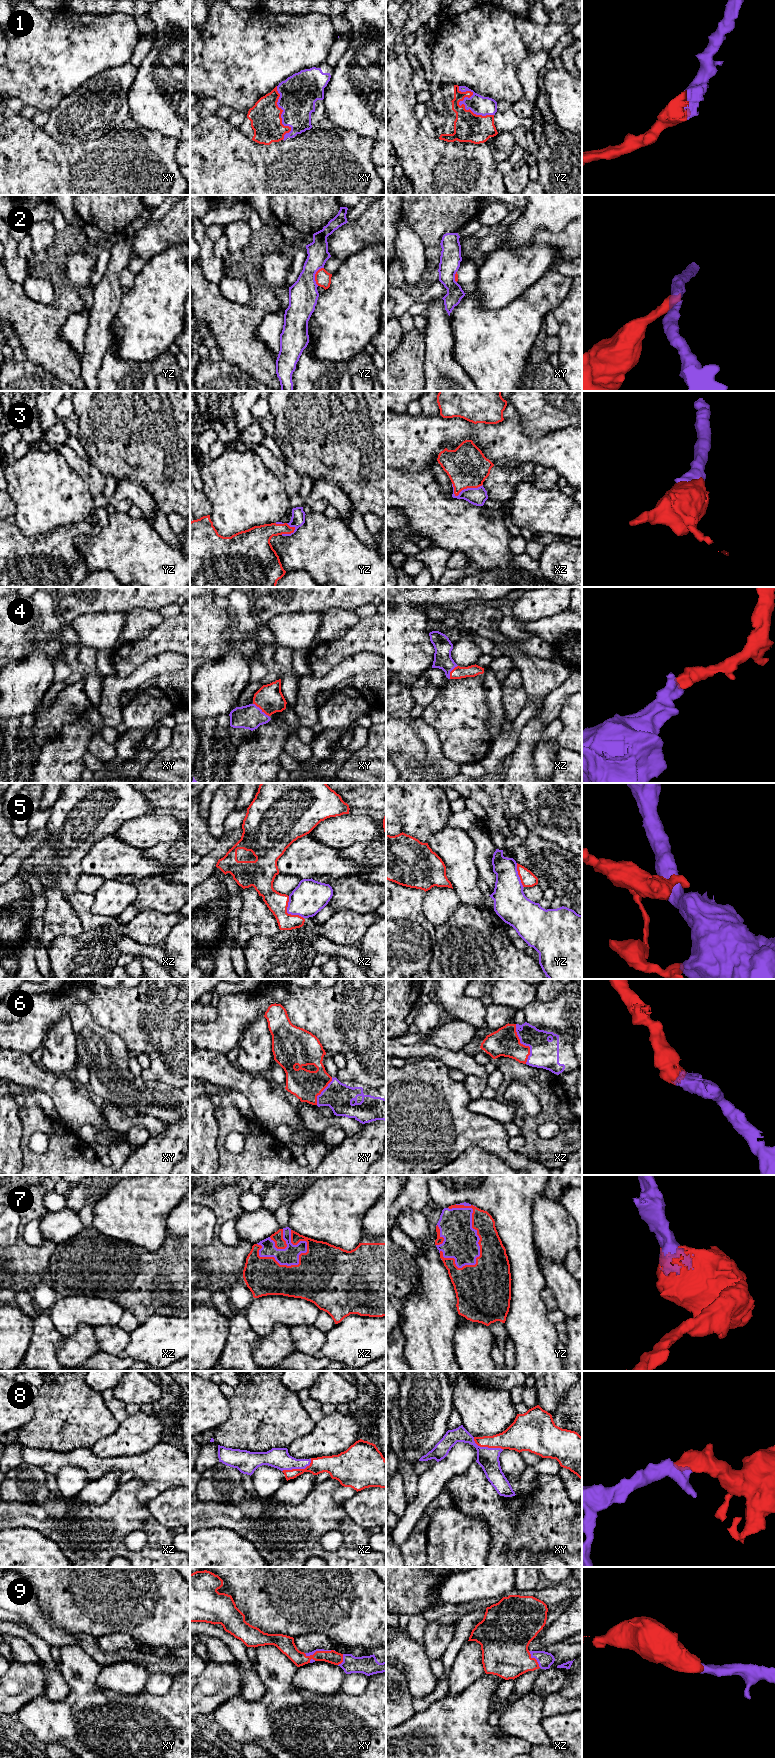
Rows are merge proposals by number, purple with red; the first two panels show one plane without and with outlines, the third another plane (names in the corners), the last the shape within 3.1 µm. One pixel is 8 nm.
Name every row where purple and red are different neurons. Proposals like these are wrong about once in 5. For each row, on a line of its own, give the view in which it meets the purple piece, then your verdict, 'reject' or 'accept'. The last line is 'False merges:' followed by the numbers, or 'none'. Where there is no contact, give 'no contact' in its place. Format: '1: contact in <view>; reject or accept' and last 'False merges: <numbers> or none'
1: contact in yz; accept
2: contact in yz; reject
3: contact in xz; accept
4: contact in xy; accept
5: contact in xz; reject
6: contact in xz; accept
7: contact in yz; accept
8: contact in xy; accept
9: contact in xz; accept
False merges: 2, 5

